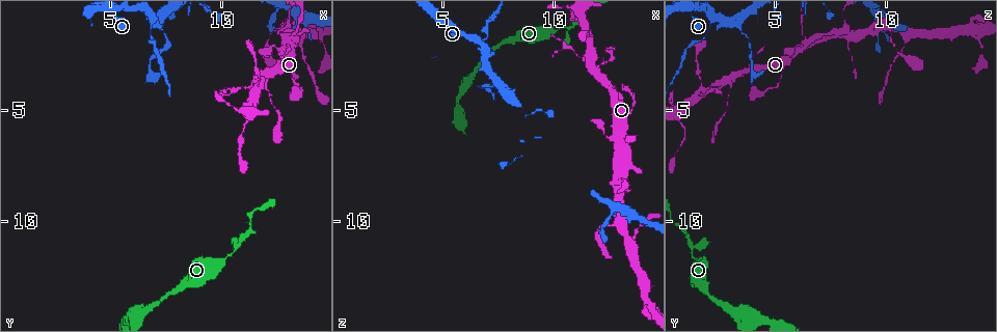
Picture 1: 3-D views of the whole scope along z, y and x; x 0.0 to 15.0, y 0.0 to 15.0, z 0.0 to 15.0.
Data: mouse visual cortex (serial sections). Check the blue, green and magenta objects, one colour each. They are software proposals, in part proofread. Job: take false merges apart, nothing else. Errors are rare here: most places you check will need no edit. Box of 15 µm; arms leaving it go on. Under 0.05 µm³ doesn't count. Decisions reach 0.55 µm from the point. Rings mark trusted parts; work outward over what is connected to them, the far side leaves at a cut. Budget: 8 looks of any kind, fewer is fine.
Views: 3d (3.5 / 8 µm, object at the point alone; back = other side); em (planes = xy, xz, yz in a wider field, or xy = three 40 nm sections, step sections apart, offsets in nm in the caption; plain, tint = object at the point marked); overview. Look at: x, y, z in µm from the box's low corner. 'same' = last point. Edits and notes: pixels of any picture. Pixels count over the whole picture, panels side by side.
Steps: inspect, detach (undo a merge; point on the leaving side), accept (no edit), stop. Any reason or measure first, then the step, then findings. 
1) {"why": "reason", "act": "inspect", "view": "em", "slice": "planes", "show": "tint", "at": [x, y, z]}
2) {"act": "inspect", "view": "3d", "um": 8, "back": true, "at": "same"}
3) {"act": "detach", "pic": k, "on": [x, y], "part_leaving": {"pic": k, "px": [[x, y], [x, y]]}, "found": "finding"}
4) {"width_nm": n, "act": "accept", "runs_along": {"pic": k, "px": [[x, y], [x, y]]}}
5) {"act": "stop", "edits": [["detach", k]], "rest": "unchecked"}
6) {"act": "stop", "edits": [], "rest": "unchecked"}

{"why": "sudden change in width", "act": "inspect", "view": "3d", "um": 8, "at": [10.8, 4.0, 2.4]}

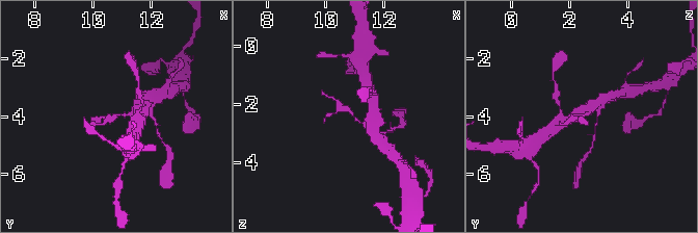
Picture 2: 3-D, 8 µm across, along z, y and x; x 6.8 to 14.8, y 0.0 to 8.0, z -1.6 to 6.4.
{"act": "inspect", "view": "3d", "um": 3.5, "at": [10.9, 3.9, 2.3]}

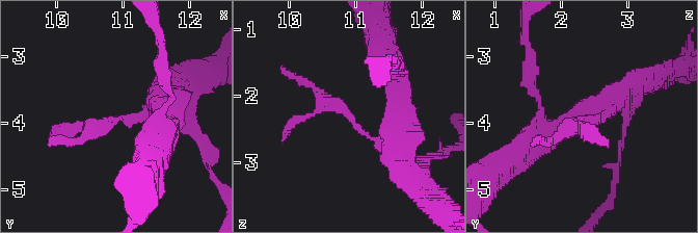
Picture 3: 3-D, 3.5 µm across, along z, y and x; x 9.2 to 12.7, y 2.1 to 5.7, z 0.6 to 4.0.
{"why": "need the tissue", "act": "inspect", "view": "em", "slice": "xy", "step": 5, "show": "tint", "at": [10.85, 3.95, 2.30]}

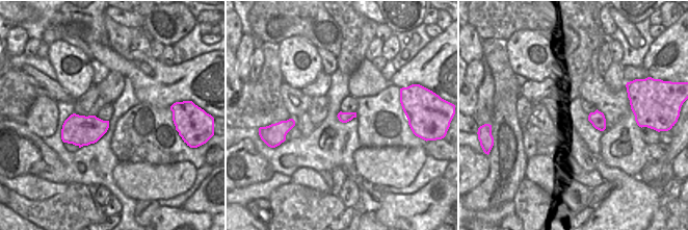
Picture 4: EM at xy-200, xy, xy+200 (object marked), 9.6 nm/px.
{"act": "accept", "runs_along": {"pic": 3, "px": [[159, 95], [145, 113], [56, 133]]}, "found": "one cell here"}

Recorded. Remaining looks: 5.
{"why": "a narrow waist", "act": "inspect", "view": "3d", "um": 8, "at": [6.9, 1.5, 2.0]}

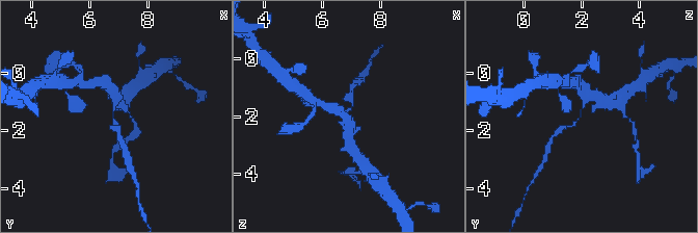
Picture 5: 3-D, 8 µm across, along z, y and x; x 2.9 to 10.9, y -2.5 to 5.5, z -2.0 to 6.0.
{"act": "inspect", "view": "3d", "um": 3.5, "at": [6.8, 1.5, 1.9]}

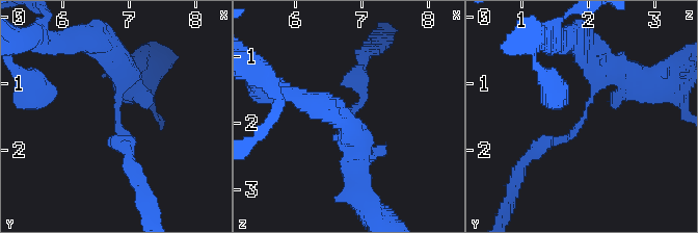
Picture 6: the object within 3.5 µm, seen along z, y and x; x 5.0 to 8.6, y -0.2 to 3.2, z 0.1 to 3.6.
{"arm_widths_nm": [200, 350], "act": "inspect", "view": "em", "slice": "planes", "show": "tint", "at": [6.85, 1.50, 1.95]}

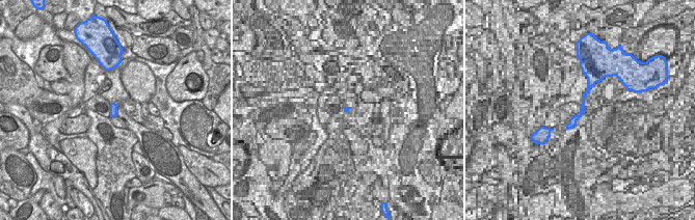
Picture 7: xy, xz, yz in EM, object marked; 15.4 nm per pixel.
{"act": "detach", "pic": 6, "on": [124, 133], "part_leaving": {"pic": 6, "px": [[118, 104], [131, 167]]}, "found": "two cells meet here"}

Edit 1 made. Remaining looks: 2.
{"act": "stop", "edits": [["detach", 6]], "rest": "unchecked"}

